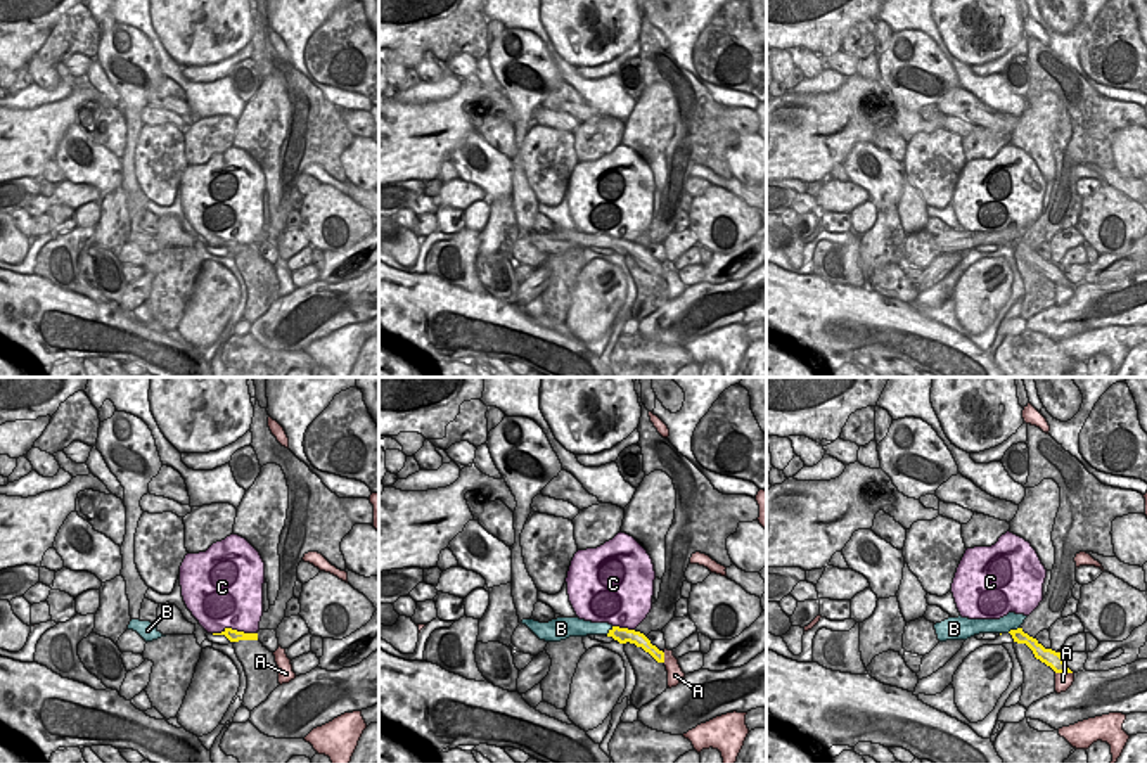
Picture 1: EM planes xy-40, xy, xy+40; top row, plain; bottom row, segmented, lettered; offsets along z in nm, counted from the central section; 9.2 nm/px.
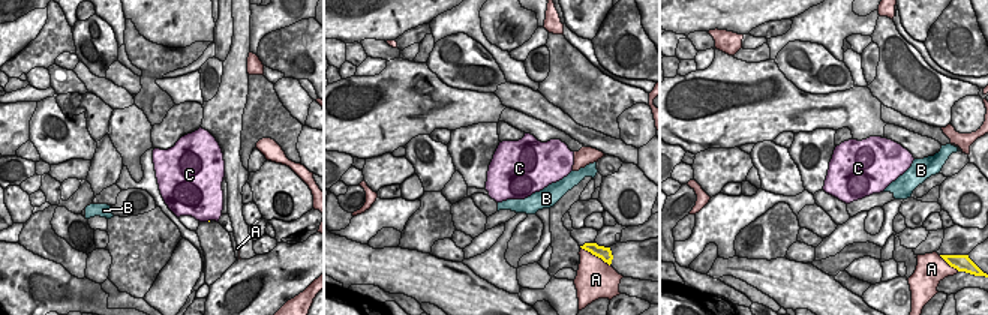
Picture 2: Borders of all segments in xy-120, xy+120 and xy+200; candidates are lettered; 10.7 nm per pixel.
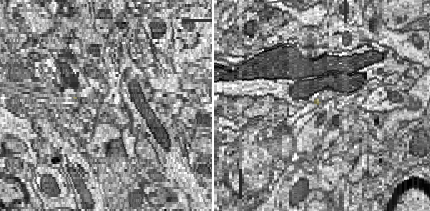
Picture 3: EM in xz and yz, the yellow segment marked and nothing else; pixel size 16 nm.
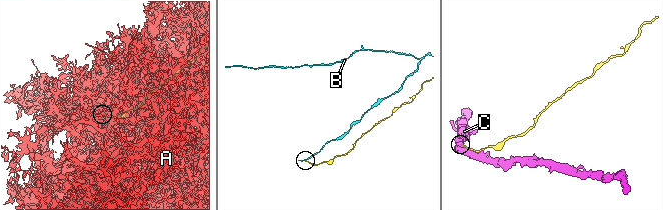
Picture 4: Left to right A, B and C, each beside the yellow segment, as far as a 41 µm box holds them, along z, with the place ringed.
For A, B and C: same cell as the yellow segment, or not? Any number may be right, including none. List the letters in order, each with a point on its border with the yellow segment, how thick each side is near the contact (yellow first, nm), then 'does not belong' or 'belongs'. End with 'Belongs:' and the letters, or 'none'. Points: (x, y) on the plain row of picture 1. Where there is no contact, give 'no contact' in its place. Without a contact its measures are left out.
A: xy+40 (1064, 284) | 160/160 nm | does not belong
B: xy+40 (1012, 243) | 120/160 nm | does not belong
C: xy-40 (236, 243) | 120/460 nm | does not belong
Belongs: none

